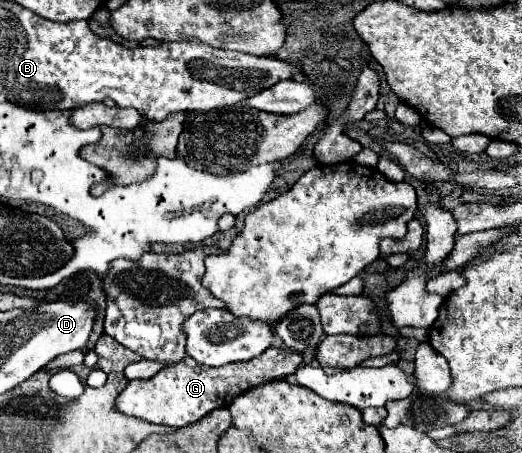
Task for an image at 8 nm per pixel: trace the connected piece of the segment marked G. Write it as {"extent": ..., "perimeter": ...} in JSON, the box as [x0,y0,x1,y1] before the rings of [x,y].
{"extent":[117,347,301,429],"perimeter":[[[269,347],[267,351],[263,351],[259,357],[251,361],[239,361],[231,365],[227,363],[223,367],[203,367],[195,359],[183,357],[179,363],[163,367],[157,375],[149,379],[129,381],[127,389],[123,389],[121,395],[117,397],[117,407],[119,411],[133,417],[141,417],[149,423],[159,423],[179,429],[199,421],[203,415],[207,415],[213,409],[229,407],[237,395],[257,385],[295,373],[299,361],[301,361],[299,353],[291,349],[277,349],[277,347]]]}

